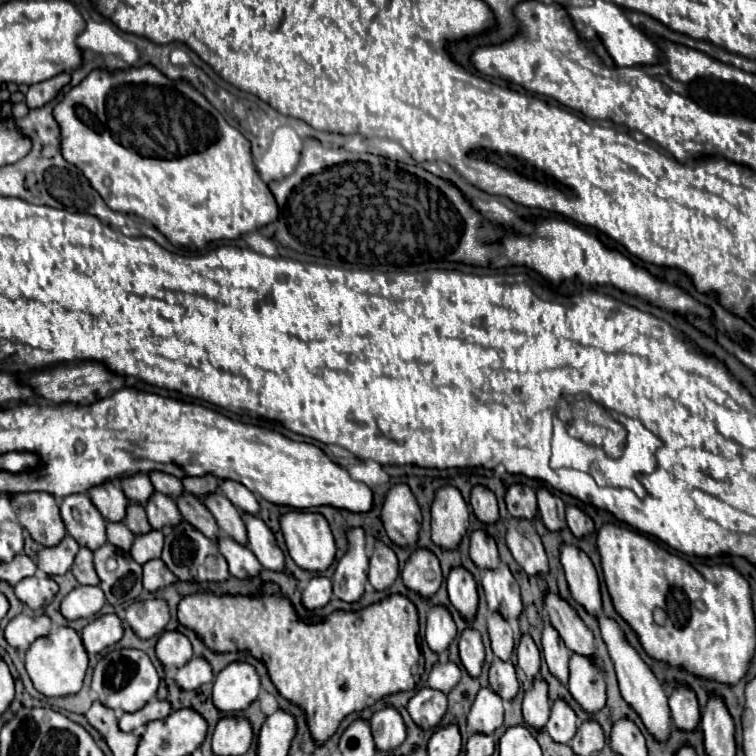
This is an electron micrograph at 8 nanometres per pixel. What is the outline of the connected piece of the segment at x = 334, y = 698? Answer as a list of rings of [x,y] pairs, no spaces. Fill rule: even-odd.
[[[266,582],[264,590],[254,596],[224,594],[216,596],[212,592],[188,594],[178,604],[180,624],[198,632],[206,646],[214,652],[236,652],[248,650],[254,658],[266,664],[268,674],[278,688],[278,692],[290,702],[298,704],[306,712],[306,720],[312,738],[322,744],[338,728],[338,724],[352,712],[372,706],[386,694],[412,690],[424,672],[424,656],[418,648],[419,618],[418,610],[412,600],[402,594],[390,594],[380,602],[374,602],[362,610],[336,610],[328,614],[326,620],[318,624],[300,622],[292,602],[280,592],[278,584]]]

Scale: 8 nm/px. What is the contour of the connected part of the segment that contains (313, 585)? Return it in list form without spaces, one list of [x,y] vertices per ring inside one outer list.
[[[314,576],[302,592],[302,602],[310,610],[326,606],[330,598],[332,598],[332,582],[326,576]]]

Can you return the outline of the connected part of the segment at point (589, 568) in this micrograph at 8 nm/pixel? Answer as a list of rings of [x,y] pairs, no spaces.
[[[562,544],[560,546],[560,562],[566,572],[566,580],[570,592],[576,602],[580,602],[590,614],[600,616],[602,598],[598,586],[598,574],[594,570],[592,560],[576,546]]]

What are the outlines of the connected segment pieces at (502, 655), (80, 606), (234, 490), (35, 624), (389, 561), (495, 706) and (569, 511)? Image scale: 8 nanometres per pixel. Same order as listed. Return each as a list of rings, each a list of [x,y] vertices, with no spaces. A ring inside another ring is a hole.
[[[500,612],[488,614],[488,634],[492,642],[492,650],[500,660],[508,660],[514,650],[514,634],[510,622]]]
[[[76,586],[64,600],[60,606],[60,612],[68,618],[68,620],[76,620],[76,618],[90,618],[96,616],[100,612],[100,608],[104,606],[106,598],[102,588],[98,586]]]
[[[220,480],[220,490],[242,512],[258,514],[258,508],[260,508],[258,500],[256,500],[256,496],[244,484],[238,484],[236,480]]]
[[[24,610],[6,626],[6,640],[16,650],[26,650],[38,636],[46,636],[52,630],[52,622],[44,612]]]
[[[382,540],[374,542],[374,552],[370,558],[370,572],[368,580],[376,590],[388,588],[398,576],[398,558],[390,546]]]
[[[490,686],[480,688],[468,714],[468,726],[474,732],[492,734],[498,726],[502,726],[502,716],[504,716],[502,698]]]
[[[566,506],[566,522],[576,538],[582,538],[594,532],[594,522],[588,514],[584,514],[578,506]]]

